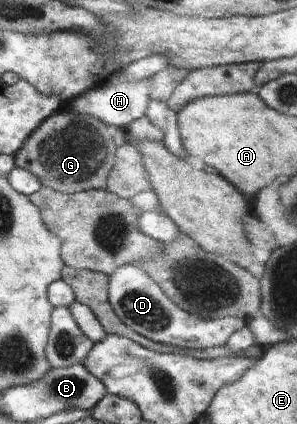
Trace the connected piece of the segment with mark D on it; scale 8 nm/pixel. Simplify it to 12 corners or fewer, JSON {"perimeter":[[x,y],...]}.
{"perimeter":[[138,265],[108,277],[134,333],[185,350],[225,346],[242,318],[197,318]]}

